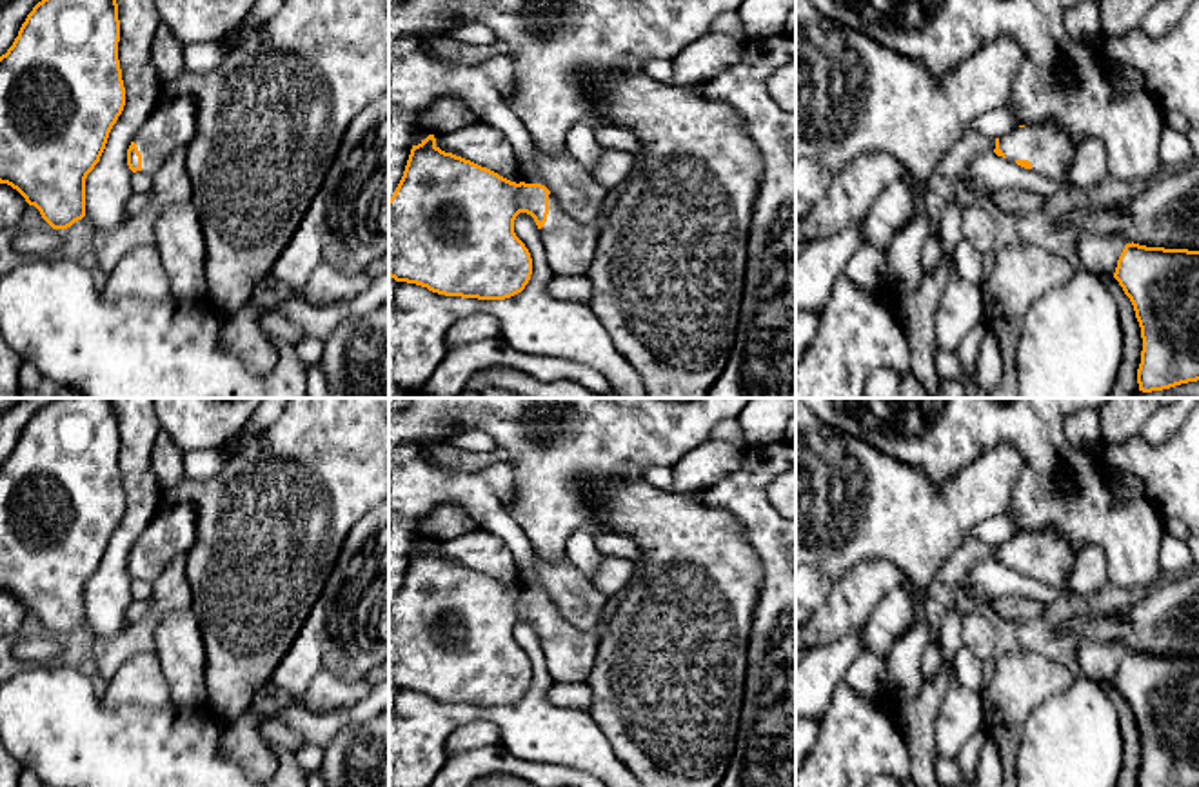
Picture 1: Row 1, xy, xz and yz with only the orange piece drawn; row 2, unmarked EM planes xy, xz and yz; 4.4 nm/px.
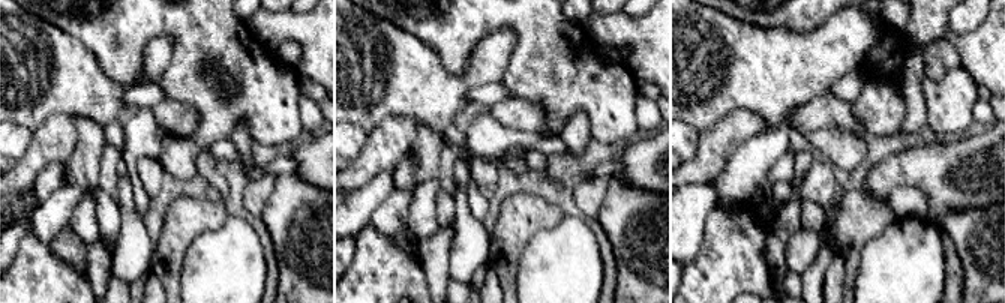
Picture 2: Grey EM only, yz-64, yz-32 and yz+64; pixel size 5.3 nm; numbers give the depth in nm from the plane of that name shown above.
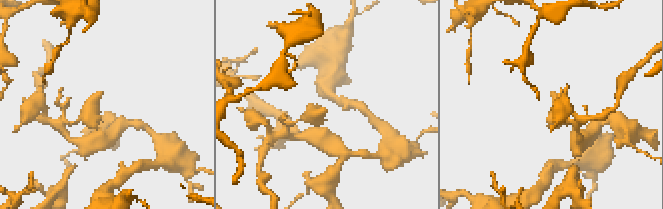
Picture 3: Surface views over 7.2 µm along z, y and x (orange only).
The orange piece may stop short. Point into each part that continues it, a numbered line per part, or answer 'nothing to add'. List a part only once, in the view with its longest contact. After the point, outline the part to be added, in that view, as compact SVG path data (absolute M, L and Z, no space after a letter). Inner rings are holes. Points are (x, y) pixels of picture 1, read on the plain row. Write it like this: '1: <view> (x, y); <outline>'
1: xz (569, 653); M549 602L549 622L540 640L547 669L554 682L587 682L598 651L601 627L603 614L594 629L580 631L561 616L552 602Z

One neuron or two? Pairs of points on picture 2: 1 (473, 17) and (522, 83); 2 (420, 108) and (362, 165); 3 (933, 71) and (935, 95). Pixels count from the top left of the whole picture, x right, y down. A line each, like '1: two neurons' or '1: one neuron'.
1: one neuron
2: two neurons
3: two neurons

